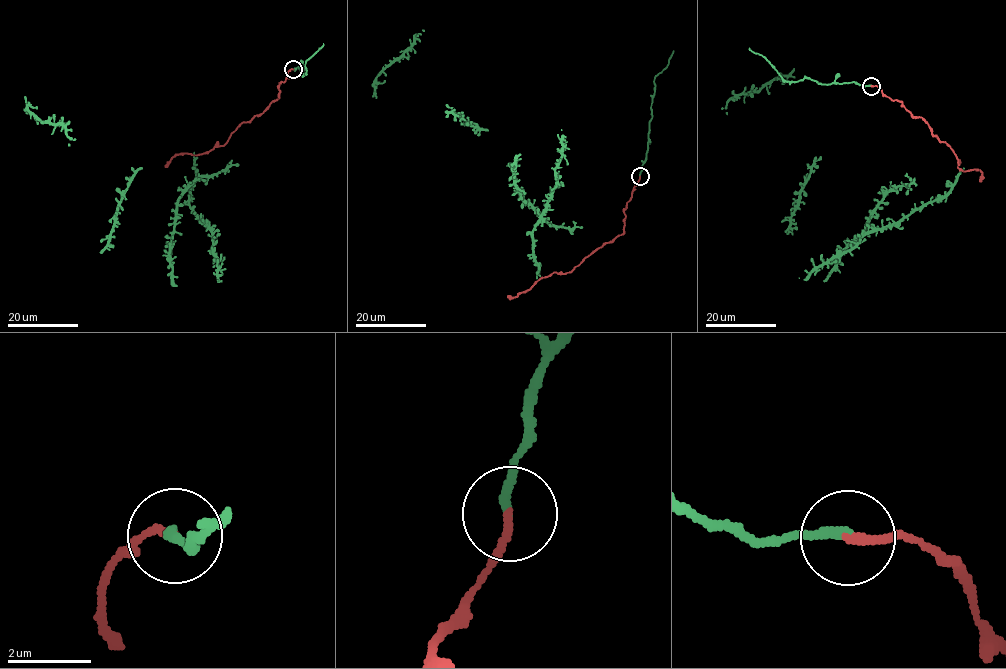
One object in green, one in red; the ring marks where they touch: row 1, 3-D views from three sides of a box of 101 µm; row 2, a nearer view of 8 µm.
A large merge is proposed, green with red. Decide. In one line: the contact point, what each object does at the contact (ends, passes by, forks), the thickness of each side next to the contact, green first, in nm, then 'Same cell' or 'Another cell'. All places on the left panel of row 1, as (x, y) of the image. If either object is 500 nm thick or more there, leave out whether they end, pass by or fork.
Place: (293, 69). At the ring green ends. At the ring red ends. Thickness 220 nm (green) against 200 nm. Same cell

